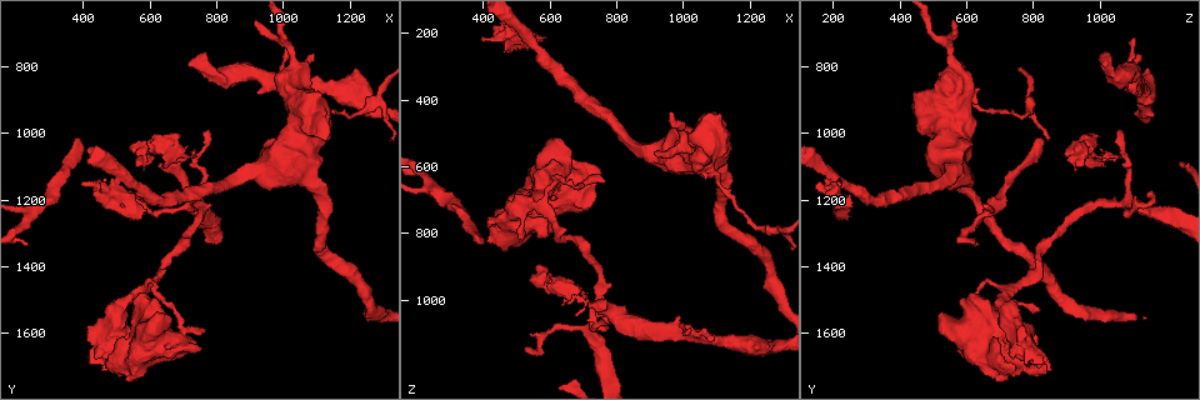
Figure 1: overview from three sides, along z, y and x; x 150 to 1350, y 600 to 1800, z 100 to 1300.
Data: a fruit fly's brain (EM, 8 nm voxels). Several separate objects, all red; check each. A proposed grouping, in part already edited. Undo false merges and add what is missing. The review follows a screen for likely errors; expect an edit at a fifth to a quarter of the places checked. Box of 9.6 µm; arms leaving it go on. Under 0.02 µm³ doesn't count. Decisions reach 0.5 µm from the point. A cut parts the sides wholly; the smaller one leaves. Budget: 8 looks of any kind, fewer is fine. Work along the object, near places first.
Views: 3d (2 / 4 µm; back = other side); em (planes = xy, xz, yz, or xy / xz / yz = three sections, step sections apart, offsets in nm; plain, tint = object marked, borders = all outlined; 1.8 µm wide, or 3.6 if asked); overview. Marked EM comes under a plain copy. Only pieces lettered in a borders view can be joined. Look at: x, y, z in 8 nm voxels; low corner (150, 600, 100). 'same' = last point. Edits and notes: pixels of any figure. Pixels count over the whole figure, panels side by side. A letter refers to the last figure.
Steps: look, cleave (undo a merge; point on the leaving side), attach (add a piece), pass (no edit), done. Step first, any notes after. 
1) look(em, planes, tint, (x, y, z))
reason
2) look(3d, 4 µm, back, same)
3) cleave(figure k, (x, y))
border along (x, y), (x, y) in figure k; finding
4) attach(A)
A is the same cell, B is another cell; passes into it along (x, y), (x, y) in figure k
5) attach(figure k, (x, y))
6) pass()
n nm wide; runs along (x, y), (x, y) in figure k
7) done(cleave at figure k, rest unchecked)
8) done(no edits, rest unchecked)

look(em, xy, step 8, tint, (730, 1210, 1060))
looks like a crossing

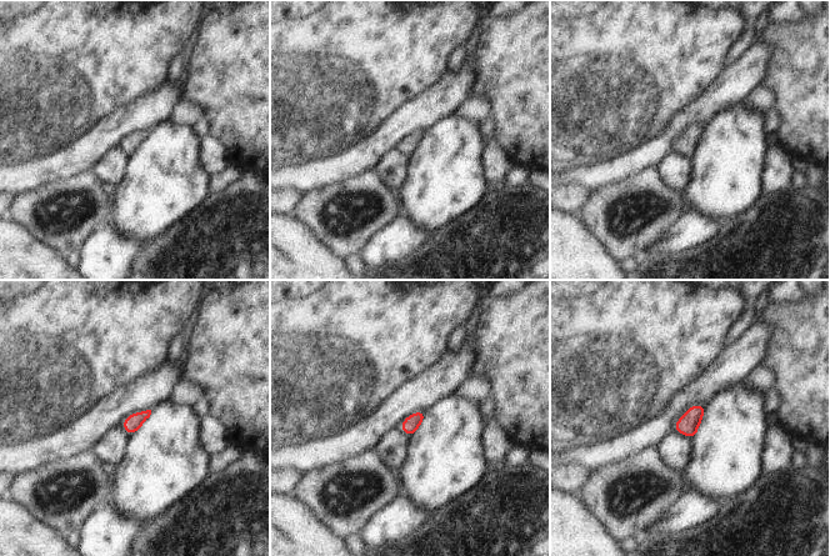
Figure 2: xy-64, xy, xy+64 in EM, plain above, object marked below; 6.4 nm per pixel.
look(em, planes, borders, same)
cut it another way

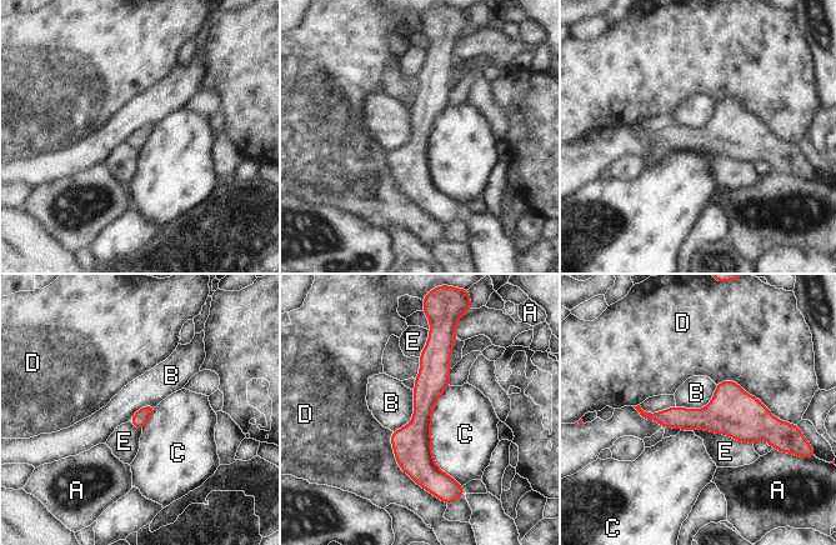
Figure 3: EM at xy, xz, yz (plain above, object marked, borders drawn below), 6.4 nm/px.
pass()
C touches over 650 nm; A, B, C, D and E are other cells; border along (716, 385), (706, 405), (676, 406) in figure 3; one cell here

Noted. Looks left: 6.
look(em, xy, step 4, borders, (710, 800, 1010))
an open end

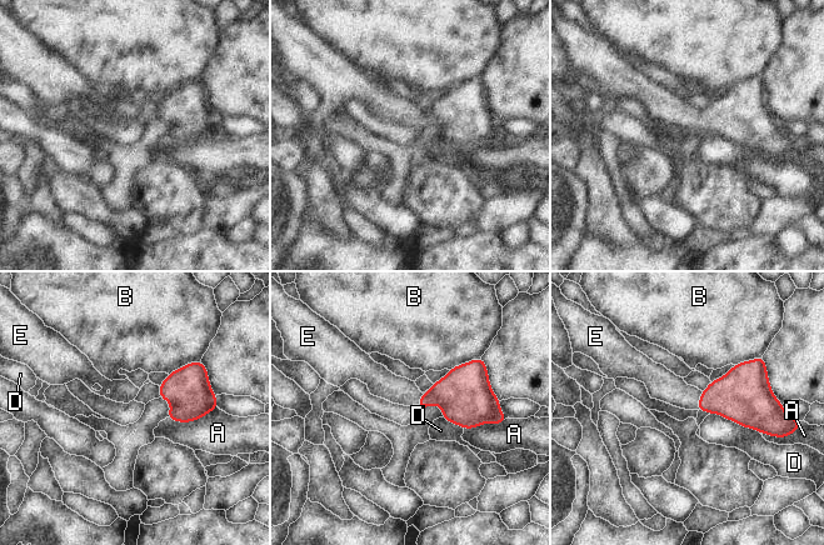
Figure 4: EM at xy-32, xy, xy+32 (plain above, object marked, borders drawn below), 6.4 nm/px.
attach(E)
E is the same cell, A, B and D are other cells; it goes on there

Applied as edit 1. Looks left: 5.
look(overview)

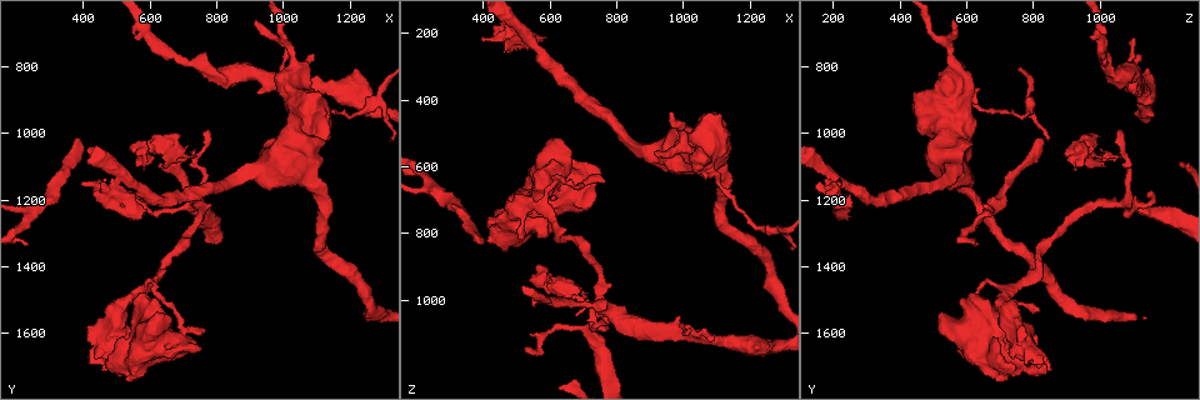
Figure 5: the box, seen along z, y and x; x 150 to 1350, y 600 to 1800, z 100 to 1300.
look(em, xy, step 16, borders, (520, 1180, 1150))
thin end

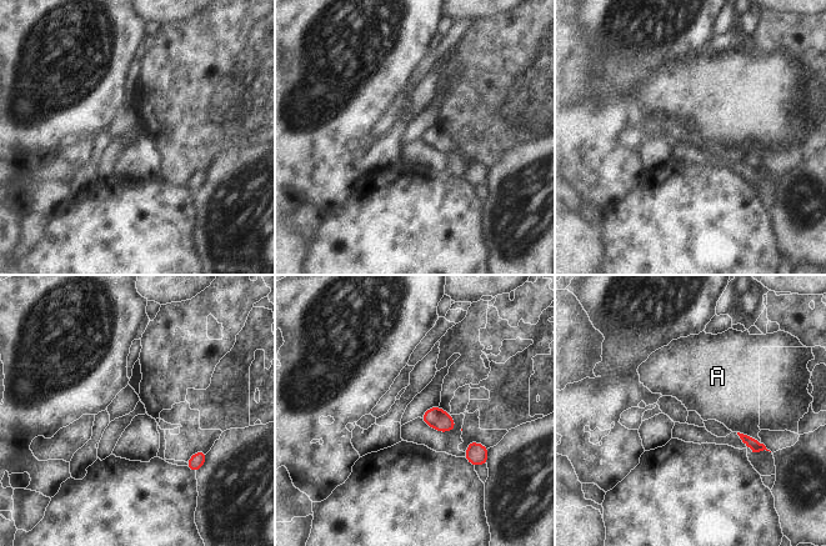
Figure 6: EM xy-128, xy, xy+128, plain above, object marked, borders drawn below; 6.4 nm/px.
look(em, planes, borders, same)

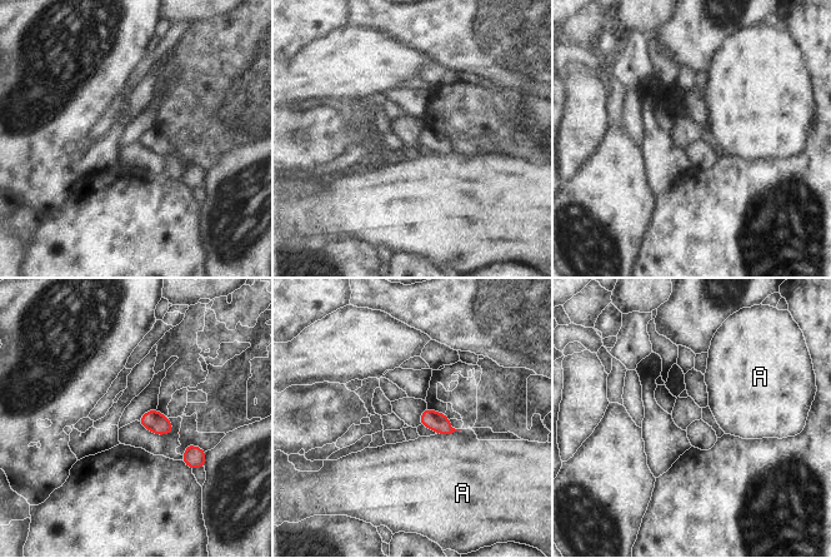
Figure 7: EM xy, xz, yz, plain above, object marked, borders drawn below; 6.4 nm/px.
pass()
A is another cell; none of them fits

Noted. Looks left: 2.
done(attach at figure 4, rest unchecked)

